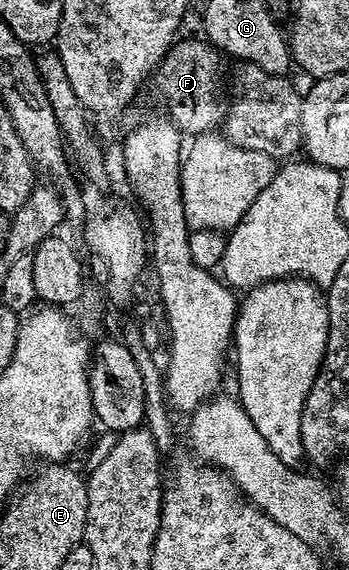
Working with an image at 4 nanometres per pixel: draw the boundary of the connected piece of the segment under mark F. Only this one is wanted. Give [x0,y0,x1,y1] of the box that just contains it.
[151,37,231,135]

